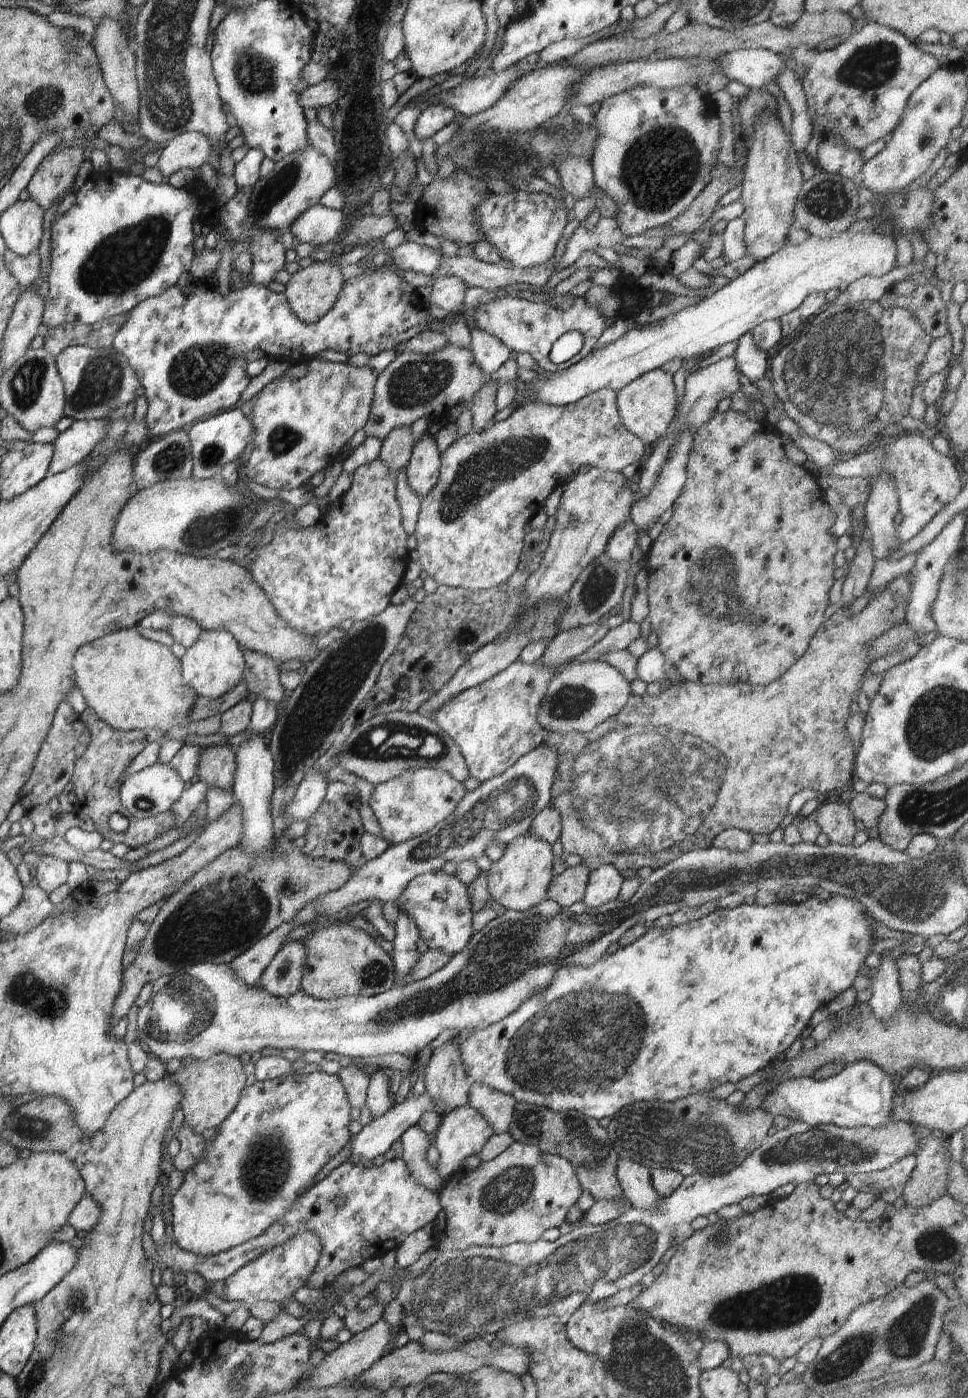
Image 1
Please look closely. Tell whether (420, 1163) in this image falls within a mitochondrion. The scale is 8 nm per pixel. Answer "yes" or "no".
no

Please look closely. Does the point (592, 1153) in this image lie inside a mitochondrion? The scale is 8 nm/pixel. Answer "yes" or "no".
yes

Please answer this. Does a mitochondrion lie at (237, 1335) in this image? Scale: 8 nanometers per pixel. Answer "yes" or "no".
no

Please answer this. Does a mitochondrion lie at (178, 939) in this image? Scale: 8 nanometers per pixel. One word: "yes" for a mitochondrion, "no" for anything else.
yes

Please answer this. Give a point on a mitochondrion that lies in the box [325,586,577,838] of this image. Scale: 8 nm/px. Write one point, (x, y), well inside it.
(396, 742)

